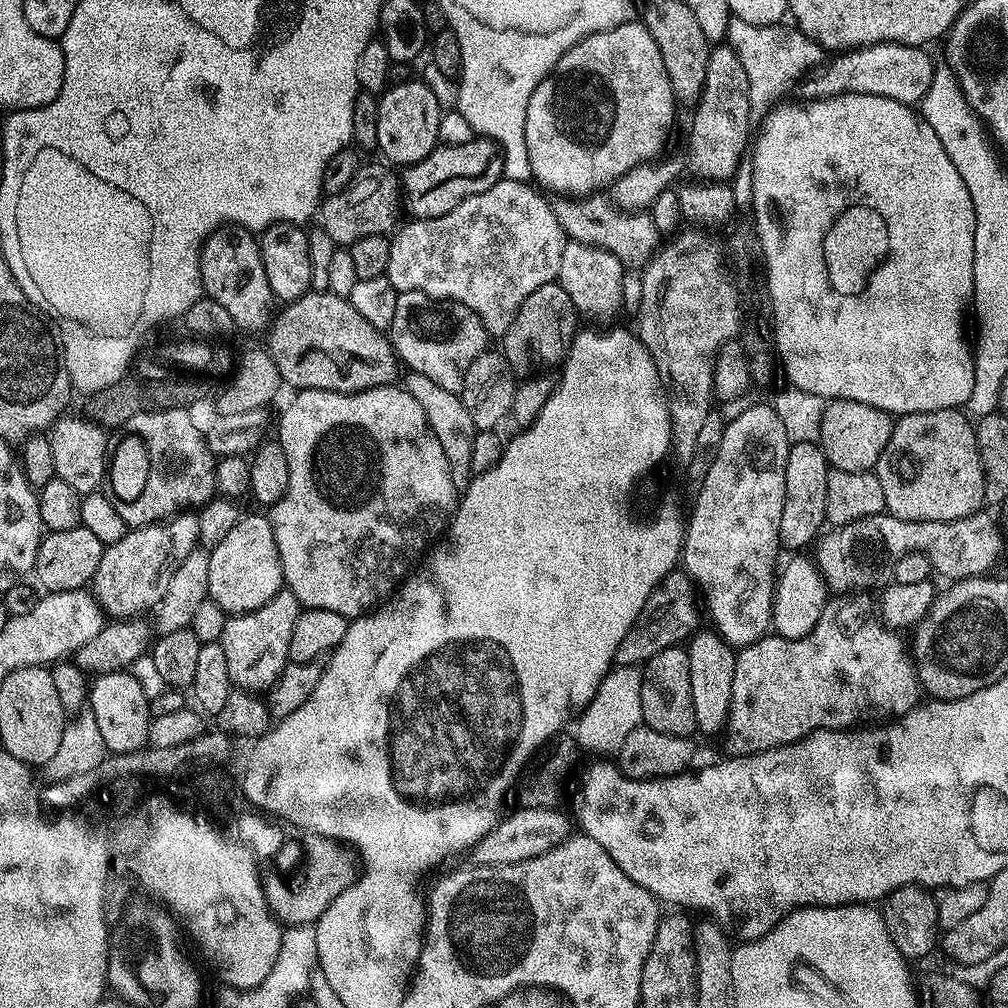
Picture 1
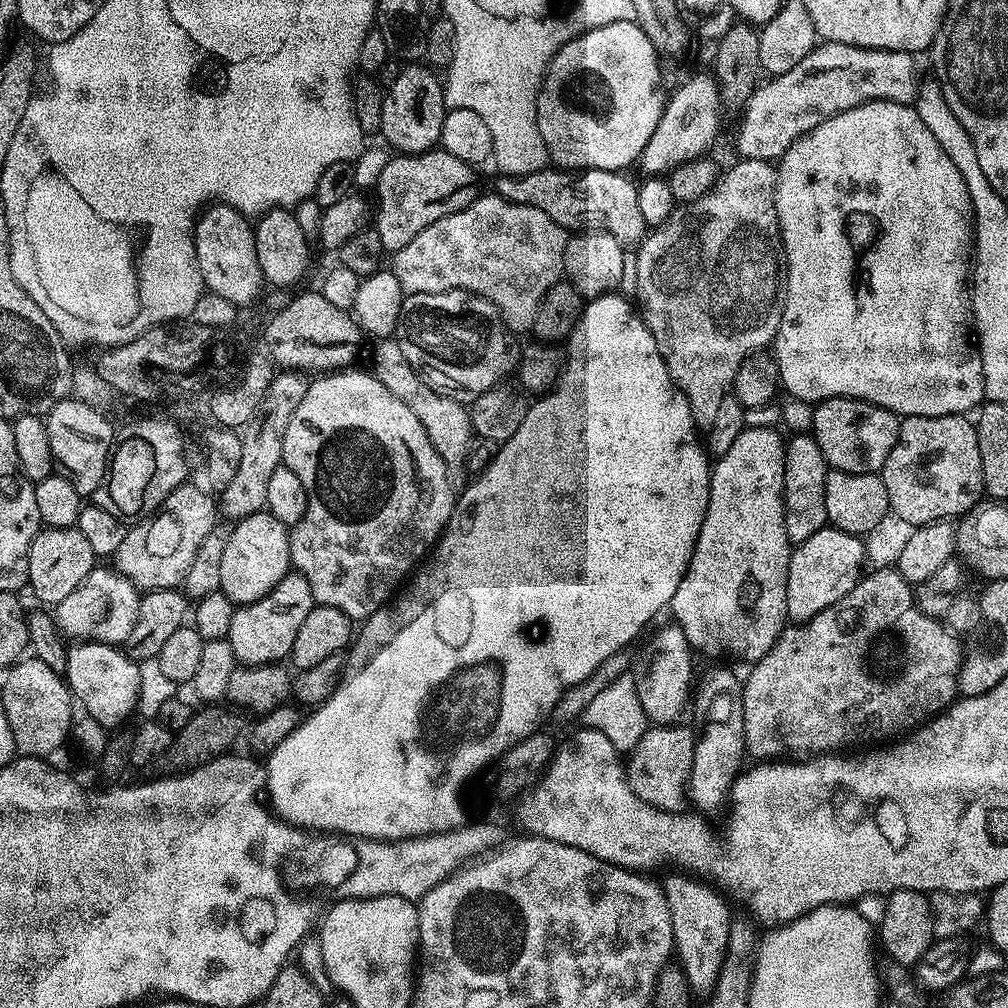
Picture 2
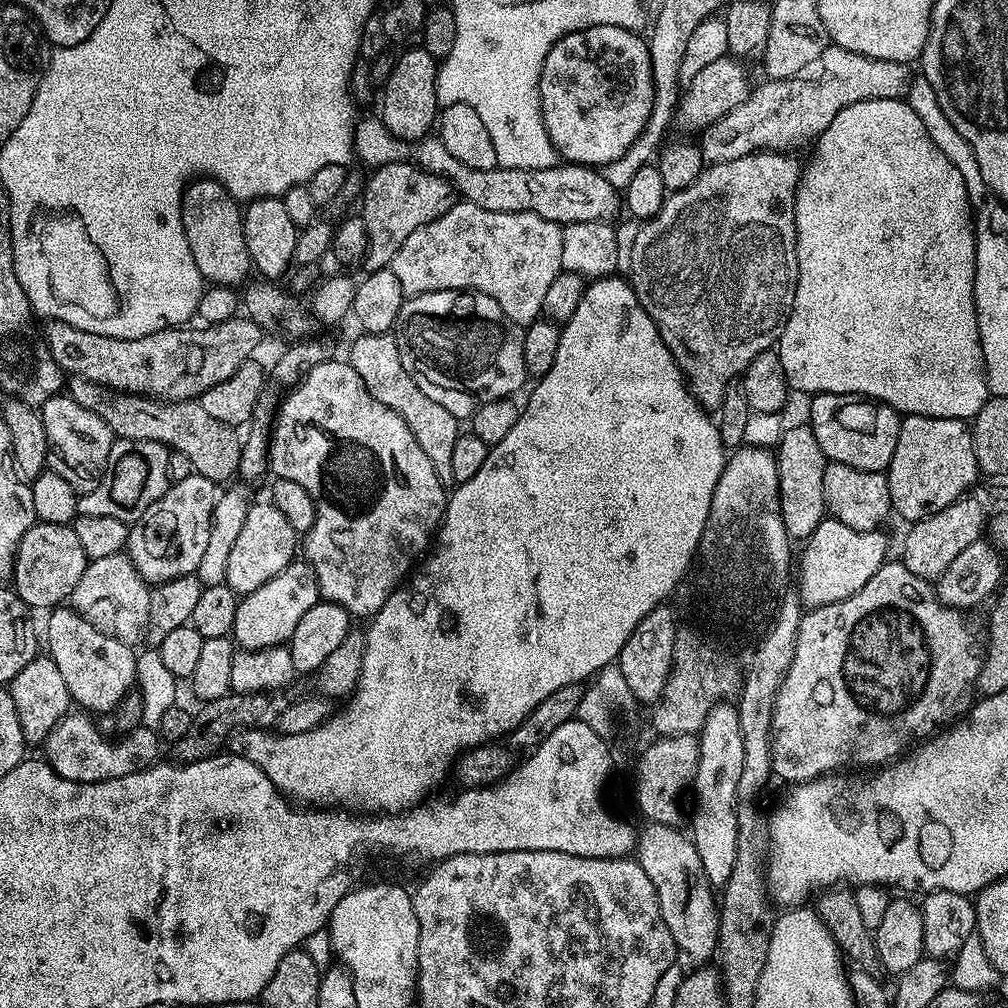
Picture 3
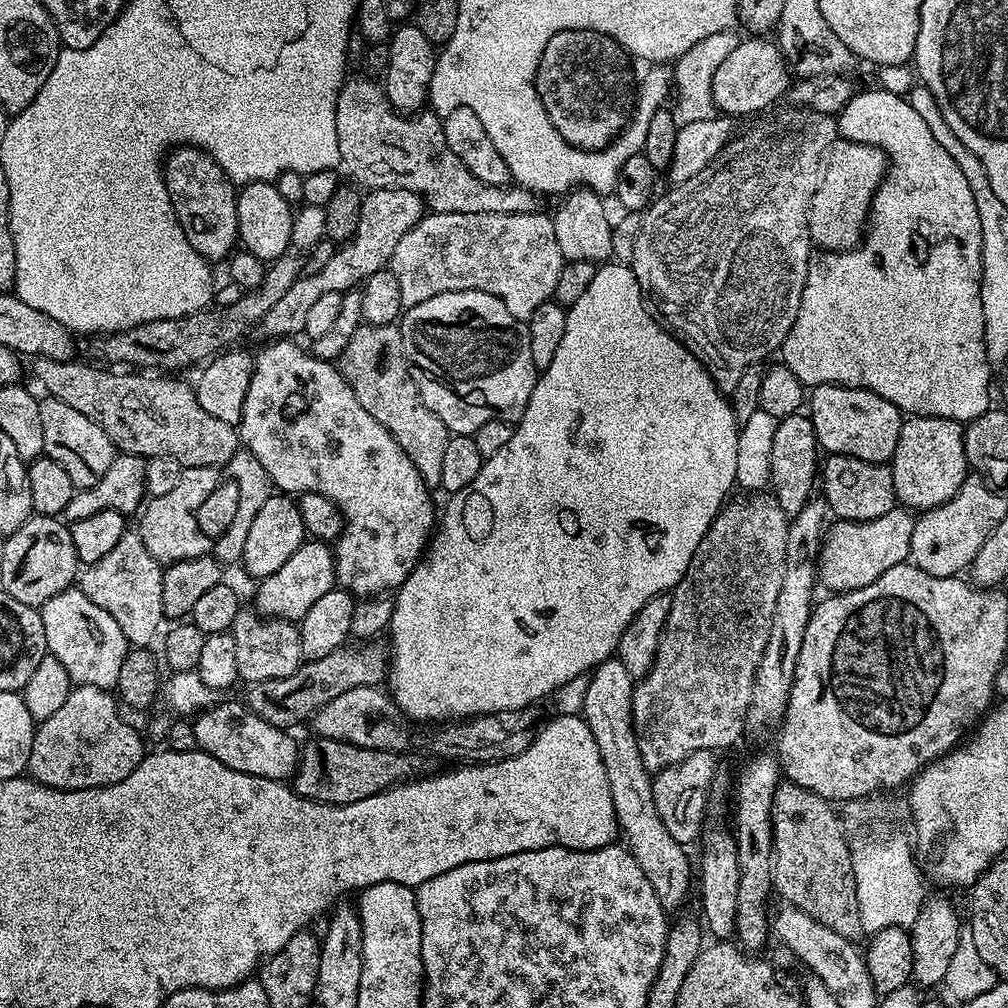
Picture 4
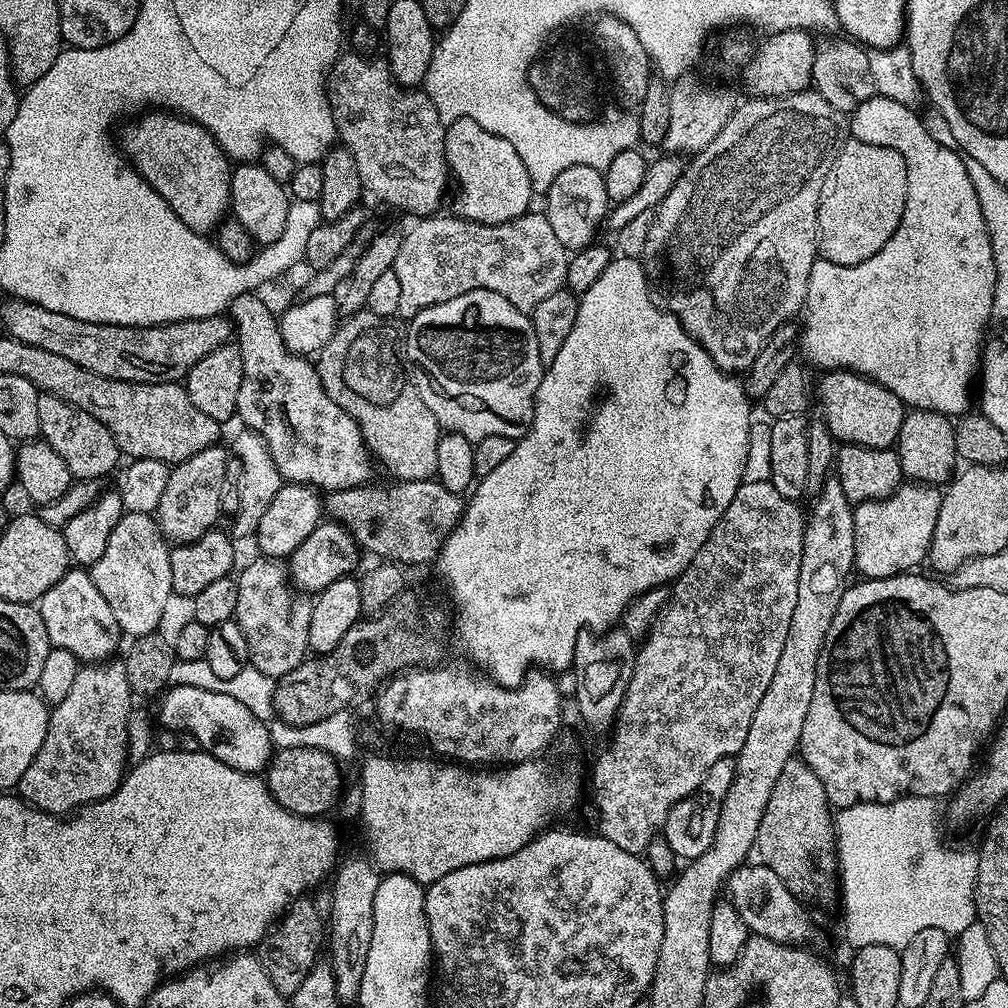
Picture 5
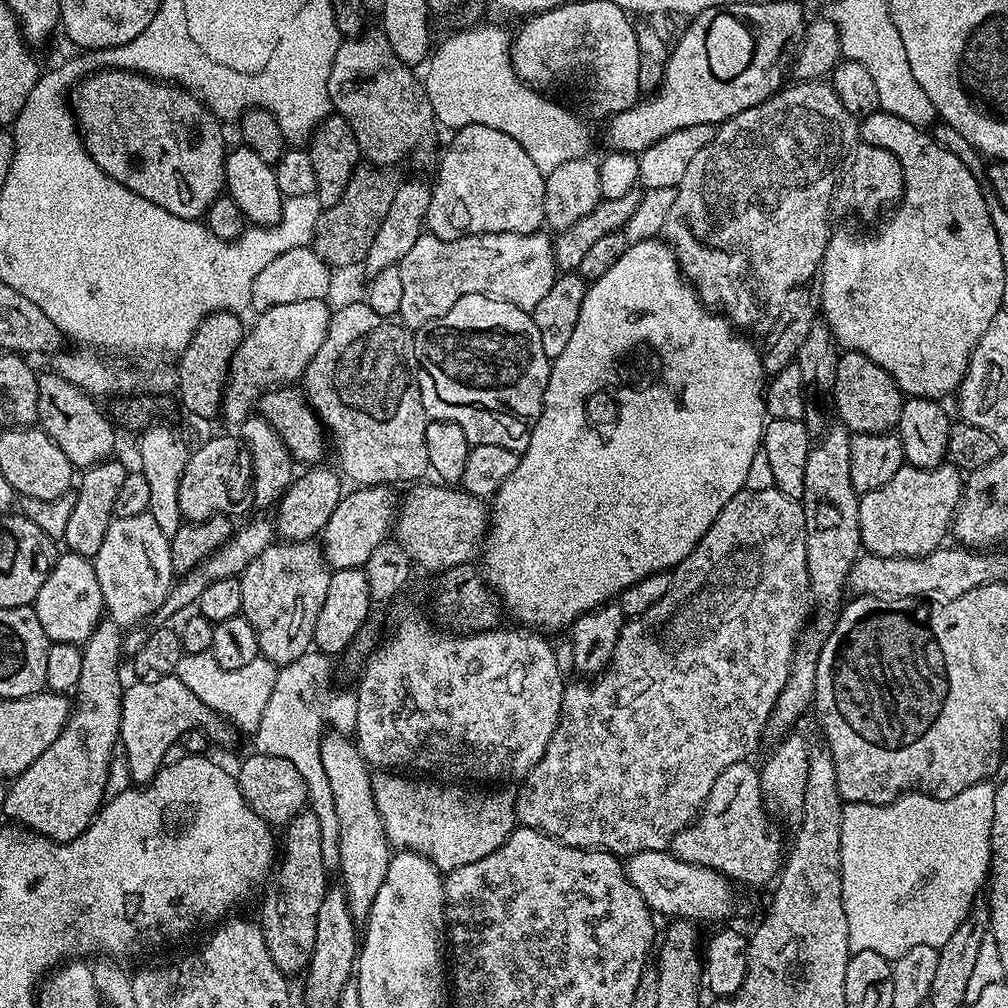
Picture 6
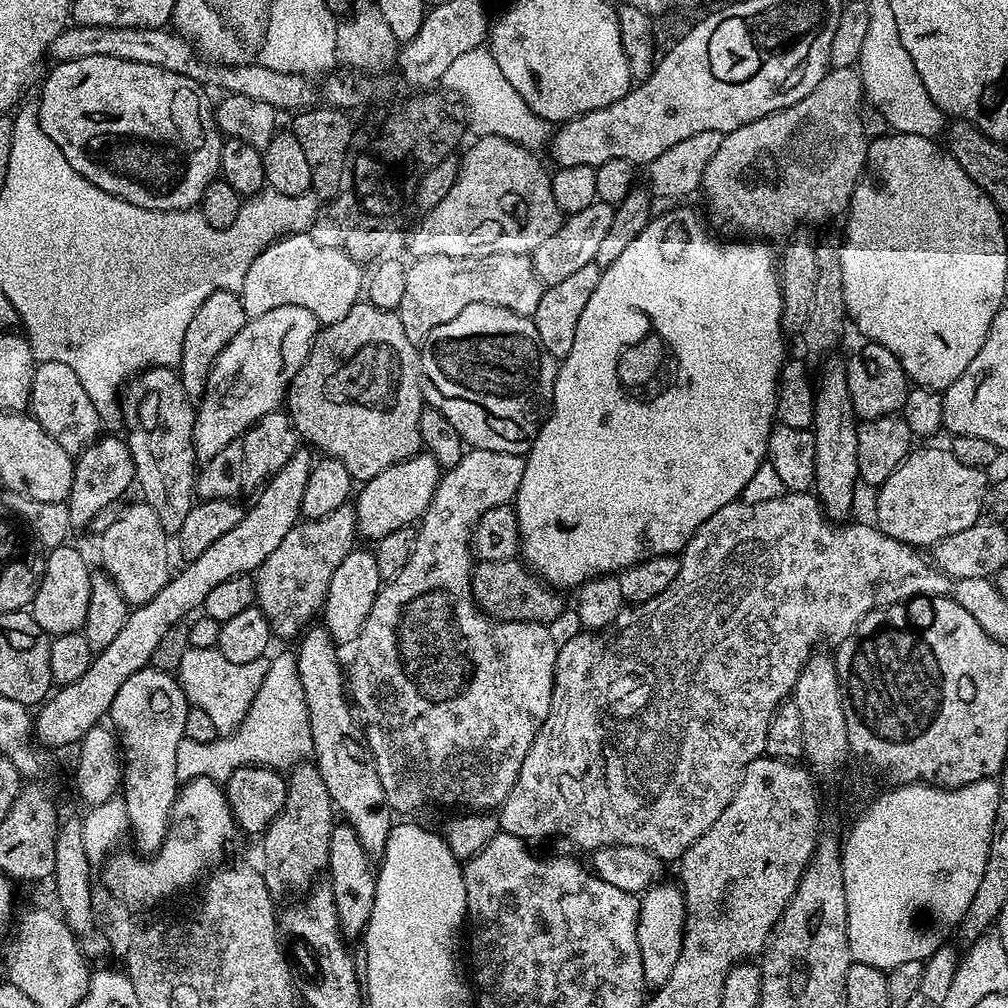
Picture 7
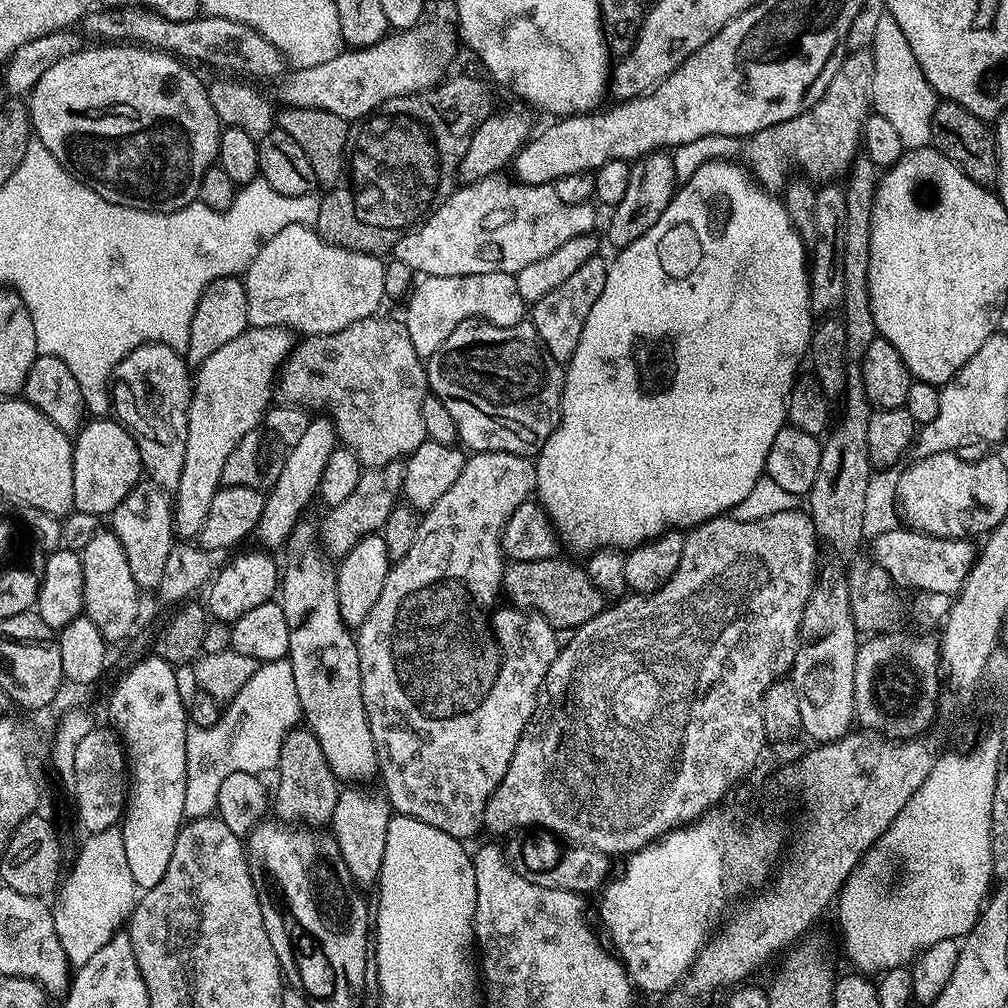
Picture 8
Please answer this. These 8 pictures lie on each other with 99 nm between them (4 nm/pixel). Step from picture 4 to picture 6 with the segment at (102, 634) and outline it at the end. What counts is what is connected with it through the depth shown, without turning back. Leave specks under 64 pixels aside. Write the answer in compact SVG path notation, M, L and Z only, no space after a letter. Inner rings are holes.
M67 550L61 551L46 582L42 582L42 590L38 590L34 607L38 622L42 622L42 630L46 630L49 641L83 645L106 612L92 560Z

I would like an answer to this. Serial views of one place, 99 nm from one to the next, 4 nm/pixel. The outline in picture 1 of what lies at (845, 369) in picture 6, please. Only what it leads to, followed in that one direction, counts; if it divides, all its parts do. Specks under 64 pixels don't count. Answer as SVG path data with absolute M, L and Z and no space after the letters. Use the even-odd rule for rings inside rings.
M828 400L825 413L822 414L818 443L832 468L851 472L870 472L875 469L878 458L882 458L886 442L890 442L893 423L893 417L889 413L874 406L866 406L866 402Z

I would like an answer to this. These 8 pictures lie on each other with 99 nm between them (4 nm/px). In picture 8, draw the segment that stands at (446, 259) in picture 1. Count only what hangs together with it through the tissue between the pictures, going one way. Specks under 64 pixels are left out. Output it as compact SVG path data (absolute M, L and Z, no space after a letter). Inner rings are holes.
M511 272L470 274L469 276L425 276L411 289L407 297L408 317L402 323L414 342L414 350L427 358L433 356L450 338L460 324L479 318L481 321L498 326L514 326L526 316L526 301L516 285Z

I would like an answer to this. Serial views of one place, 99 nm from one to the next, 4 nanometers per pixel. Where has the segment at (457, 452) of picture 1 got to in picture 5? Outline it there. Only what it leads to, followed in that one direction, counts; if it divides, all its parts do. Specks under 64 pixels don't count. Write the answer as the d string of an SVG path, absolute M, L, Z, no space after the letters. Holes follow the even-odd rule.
M367 310L347 317L318 353L320 381L326 394L330 394L333 405L358 422L364 444L379 467L381 464L397 481L431 480L438 470L438 442L442 429L434 414L430 414L430 406L422 402L410 383L409 373L402 363L401 349L400 352L396 349L399 344L401 347L402 340L396 337L396 328L392 324L391 319L384 319Z

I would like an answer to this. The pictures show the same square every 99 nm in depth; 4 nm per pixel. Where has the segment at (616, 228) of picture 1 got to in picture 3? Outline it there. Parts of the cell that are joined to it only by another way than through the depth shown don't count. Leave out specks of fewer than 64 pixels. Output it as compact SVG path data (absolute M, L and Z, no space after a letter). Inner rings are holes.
M432 134L427 138L419 141L415 145L416 148L412 152L411 159L423 171L430 174L438 174L443 180L449 180L452 187L467 203L474 206L482 206L482 210L494 210L495 212L533 212L542 218L546 218L550 222L561 226L573 224L574 222L594 222L602 220L611 221L612 215L616 211L621 211L622 196L617 188L610 186L607 179L591 176L591 171L585 170L579 164L561 163L554 168L546 170L514 170L513 168L501 168L499 166L491 168L489 172L482 170L474 170L467 168L462 162L458 162L458 158L454 158L454 154L450 154L450 150L446 150L446 146L440 141L439 135Z

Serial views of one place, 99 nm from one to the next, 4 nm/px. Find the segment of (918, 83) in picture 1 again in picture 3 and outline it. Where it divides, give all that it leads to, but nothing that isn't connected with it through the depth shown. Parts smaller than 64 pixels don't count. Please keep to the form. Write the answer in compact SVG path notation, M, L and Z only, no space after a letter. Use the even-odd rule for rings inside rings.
M829 46L819 60L810 62L793 77L784 80L768 78L764 80L765 84L757 83L741 105L699 133L698 147L708 164L730 162L761 150L791 149L791 144L819 136L834 118L838 118L841 110L854 106L854 102L907 97L914 79L912 70L902 62L886 62L882 58L870 58Z

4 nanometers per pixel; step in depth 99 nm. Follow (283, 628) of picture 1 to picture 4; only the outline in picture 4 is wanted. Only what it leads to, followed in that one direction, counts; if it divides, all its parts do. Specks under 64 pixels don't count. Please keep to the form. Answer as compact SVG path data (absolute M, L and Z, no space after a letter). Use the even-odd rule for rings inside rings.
M305 539L279 570L274 570L274 574L263 577L257 584L260 585L256 588L255 611L265 618L299 622L303 620L306 610L322 598L322 594L337 587L333 549L323 540Z

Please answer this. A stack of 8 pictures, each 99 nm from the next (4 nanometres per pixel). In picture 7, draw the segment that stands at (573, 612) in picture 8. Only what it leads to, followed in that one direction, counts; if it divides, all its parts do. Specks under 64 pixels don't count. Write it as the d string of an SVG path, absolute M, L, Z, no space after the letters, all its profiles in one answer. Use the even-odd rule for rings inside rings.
M516 558L479 561L472 569L472 596L478 607L493 620L552 626L564 612L564 600L560 597L563 595Z

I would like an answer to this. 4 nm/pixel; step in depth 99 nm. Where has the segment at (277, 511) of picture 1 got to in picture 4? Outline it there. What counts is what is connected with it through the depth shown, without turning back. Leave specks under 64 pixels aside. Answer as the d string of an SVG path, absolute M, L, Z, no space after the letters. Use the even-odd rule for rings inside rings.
M292 338L273 340L265 343L260 353L255 353L250 390L246 390L246 402L238 425L243 447L262 462L262 470L266 470L281 493L326 494L326 498L338 506L340 517L344 519L344 528L334 541L336 583L339 587L356 598L391 593L399 589L416 569L434 535L438 512L432 509L432 500L428 497L430 489L390 430L386 430L378 418L366 414L362 402L354 398L354 390L350 390L339 367L320 360L305 349L304 353L296 348L296 343ZM335 404L340 407L337 416L320 416Z

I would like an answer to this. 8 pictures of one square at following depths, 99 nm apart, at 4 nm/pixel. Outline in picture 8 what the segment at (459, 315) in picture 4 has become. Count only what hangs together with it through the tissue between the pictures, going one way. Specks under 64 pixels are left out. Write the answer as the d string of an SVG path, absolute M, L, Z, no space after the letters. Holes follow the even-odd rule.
M479 319L468 320L452 331L433 356L427 357L426 371L431 395L438 397L442 406L450 410L459 443L473 453L509 452L532 458L560 425L564 368L552 357L550 350L546 350L538 330L530 322L498 326Z

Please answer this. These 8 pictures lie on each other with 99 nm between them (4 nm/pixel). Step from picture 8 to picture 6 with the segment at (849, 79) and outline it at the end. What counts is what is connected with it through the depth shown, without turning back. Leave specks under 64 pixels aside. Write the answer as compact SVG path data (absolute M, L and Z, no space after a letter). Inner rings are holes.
M823 79L793 83L781 88L772 99L750 110L742 110L737 116L730 117L717 127L714 140L691 159L690 166L687 167L686 174L683 175L678 187L674 206L671 207L663 228L663 239L674 249L681 272L688 277L703 304L711 308L713 312L727 316L740 330L756 328L764 319L765 323L775 316L782 302L786 302L786 294L790 294L790 290L805 287L809 283L808 279L811 276L813 279L817 275L819 266L824 261L830 235L828 211L832 208L832 202L834 206L834 193L837 191L840 179L837 164L840 163L840 157L844 156L849 144L858 138L858 120L843 106L843 102L839 100L831 83Z

